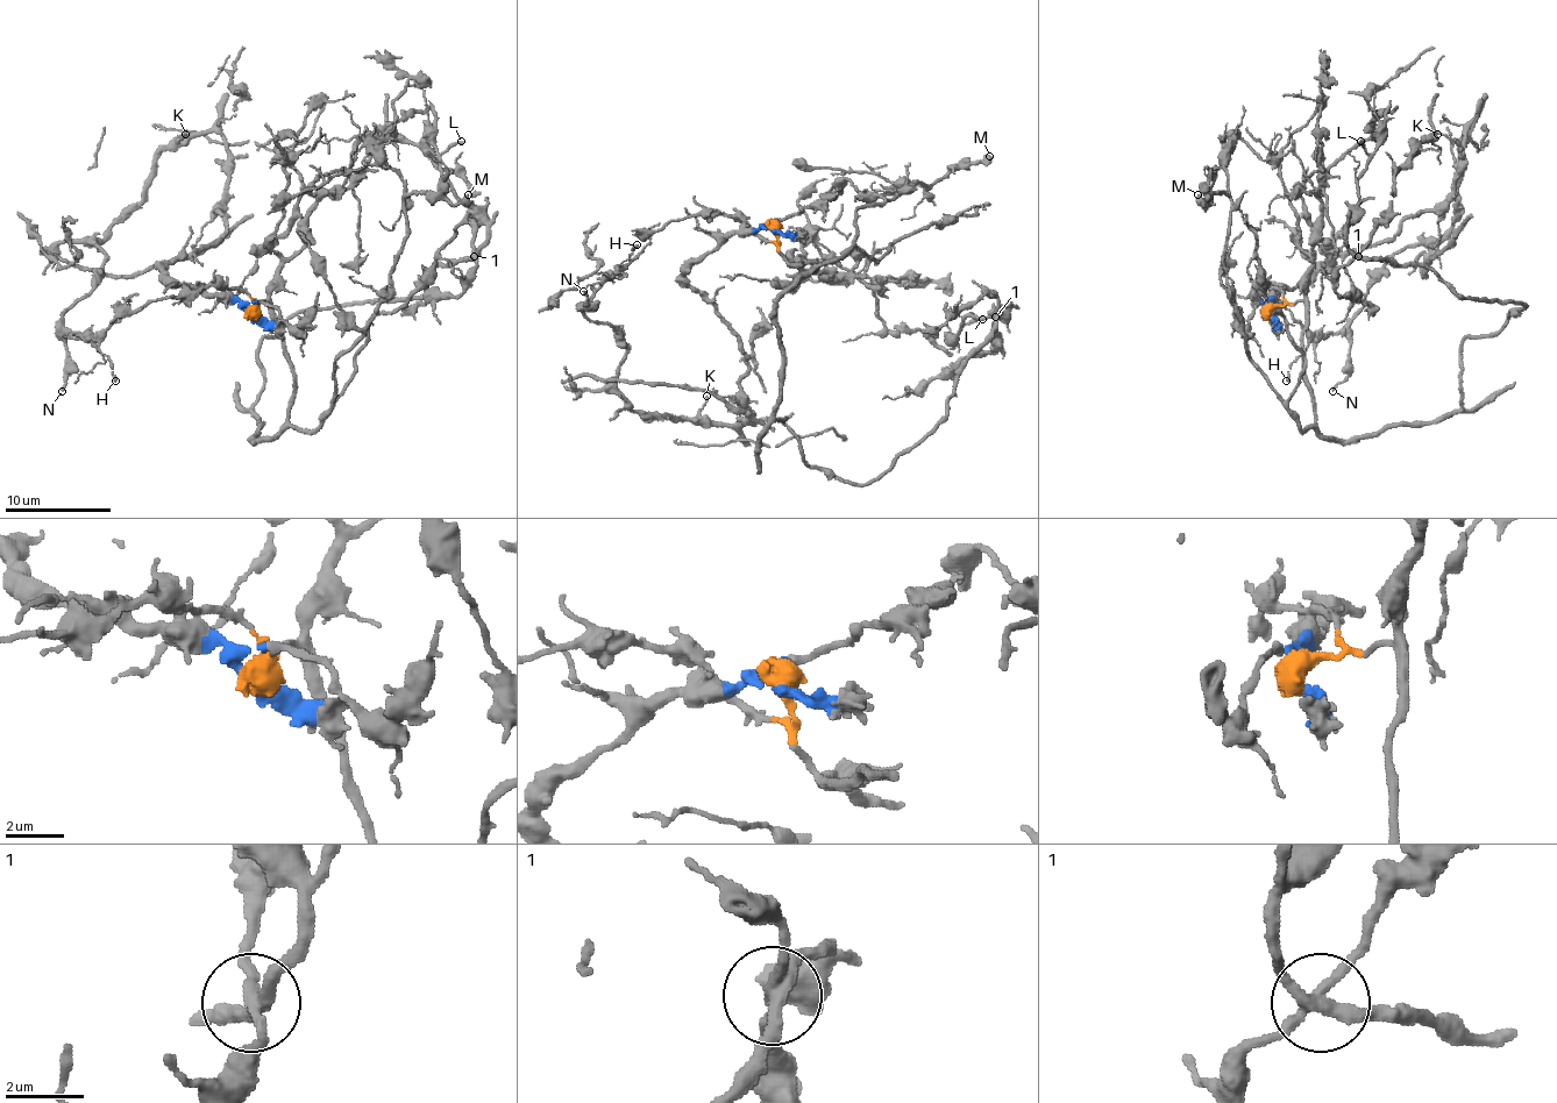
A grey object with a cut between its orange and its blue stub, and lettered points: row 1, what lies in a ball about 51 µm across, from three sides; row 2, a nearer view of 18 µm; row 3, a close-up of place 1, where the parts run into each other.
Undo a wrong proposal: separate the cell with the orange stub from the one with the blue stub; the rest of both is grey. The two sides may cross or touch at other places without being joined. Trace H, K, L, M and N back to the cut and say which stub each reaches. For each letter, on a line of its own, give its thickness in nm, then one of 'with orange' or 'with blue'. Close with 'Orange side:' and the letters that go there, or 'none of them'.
H: calibre 200 nm; with blue
K: calibre 150 nm; with blue
L: calibre 190 nm; with orange
M: calibre 320 nm; with orange
N: calibre 170 nm; with blue
Orange side: L, M

